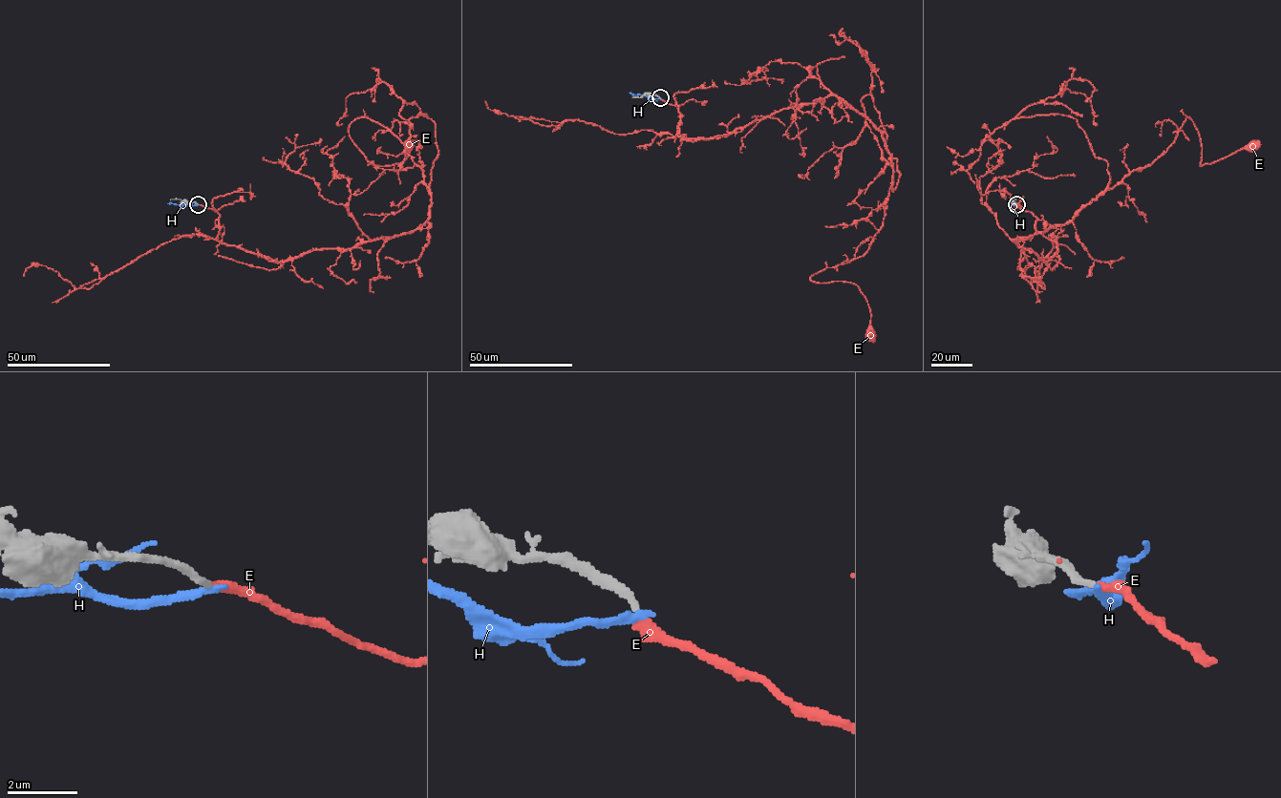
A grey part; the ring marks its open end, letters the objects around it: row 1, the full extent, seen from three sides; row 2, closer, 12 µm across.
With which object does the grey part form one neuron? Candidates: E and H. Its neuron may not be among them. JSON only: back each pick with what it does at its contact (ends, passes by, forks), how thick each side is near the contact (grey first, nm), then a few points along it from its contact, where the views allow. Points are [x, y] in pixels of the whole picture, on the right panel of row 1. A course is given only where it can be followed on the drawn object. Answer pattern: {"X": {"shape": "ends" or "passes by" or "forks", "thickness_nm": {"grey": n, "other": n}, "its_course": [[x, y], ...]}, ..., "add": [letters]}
{"E": {"shape": "ends", "thickness_nm": {"grey": 220, "other": 340}, "its_course": [[1016, 204], [1056, 242], [1047, 262], [1014, 241], [1067, 223], [1150, 165], [1186, 117], [1200, 166], [1251, 144]]}, "add": ["E"]}

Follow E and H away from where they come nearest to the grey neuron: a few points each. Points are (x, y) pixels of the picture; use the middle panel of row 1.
E: (660, 98), (685, 138), (830, 95), (880, 132), (882, 225), (810, 279), (855, 283), (871, 333)
H: (660, 97), (651, 98), (629, 92)

